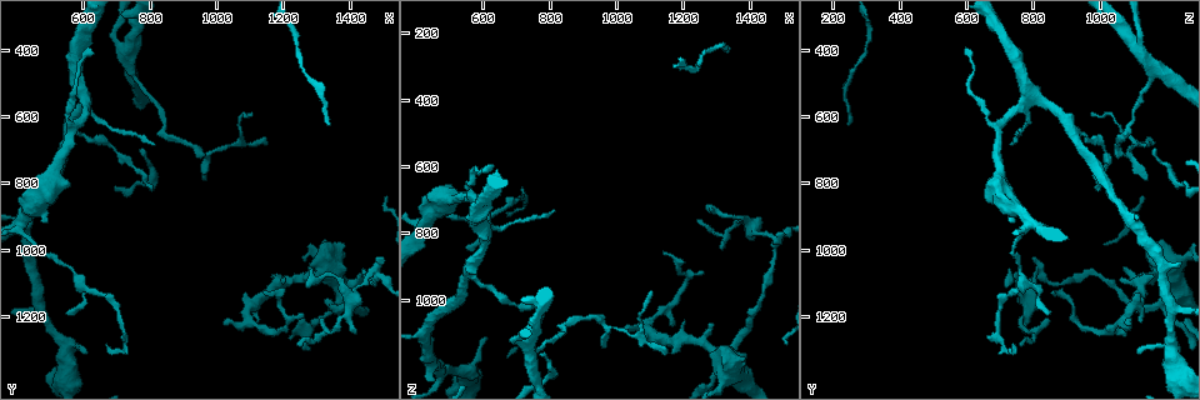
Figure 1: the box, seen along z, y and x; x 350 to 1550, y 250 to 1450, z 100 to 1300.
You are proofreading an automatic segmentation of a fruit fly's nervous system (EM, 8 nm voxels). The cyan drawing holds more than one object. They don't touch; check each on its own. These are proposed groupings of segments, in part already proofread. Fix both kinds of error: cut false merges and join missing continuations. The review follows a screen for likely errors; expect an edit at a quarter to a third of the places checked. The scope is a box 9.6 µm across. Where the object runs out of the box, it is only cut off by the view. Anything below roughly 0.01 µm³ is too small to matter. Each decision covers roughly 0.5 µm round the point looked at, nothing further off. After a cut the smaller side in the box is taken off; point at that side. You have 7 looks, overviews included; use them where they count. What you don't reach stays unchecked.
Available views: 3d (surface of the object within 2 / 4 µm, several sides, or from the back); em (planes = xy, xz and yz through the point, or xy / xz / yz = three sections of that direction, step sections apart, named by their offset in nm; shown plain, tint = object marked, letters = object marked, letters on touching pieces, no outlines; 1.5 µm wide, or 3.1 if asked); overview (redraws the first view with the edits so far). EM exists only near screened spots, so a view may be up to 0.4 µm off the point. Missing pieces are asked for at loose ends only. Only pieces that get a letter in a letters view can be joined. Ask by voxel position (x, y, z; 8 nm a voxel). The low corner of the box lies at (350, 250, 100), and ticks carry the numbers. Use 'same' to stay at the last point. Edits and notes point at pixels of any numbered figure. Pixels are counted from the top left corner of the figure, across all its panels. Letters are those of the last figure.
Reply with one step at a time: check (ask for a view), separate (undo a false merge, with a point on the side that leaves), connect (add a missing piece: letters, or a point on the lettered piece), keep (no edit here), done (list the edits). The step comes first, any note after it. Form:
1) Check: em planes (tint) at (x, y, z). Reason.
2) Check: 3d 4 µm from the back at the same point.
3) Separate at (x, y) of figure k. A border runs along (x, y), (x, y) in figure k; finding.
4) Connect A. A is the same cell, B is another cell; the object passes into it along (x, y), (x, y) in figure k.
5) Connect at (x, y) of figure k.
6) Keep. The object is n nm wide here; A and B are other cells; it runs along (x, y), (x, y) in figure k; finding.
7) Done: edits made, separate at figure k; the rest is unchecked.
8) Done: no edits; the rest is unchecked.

Check: 3d 4 µm at (1310, 1070, 1160). Three arms meet.

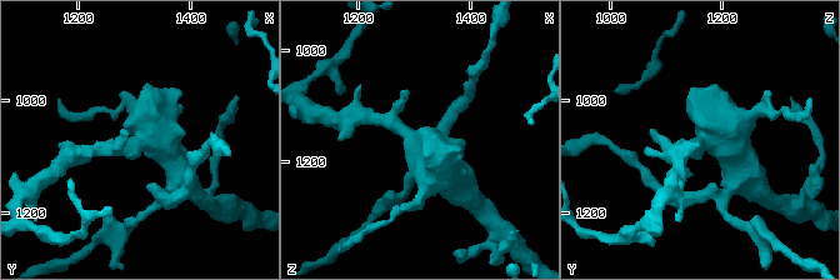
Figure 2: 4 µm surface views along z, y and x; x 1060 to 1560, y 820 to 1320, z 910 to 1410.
Check: em yz step 8 (tint) at (1305, 1070, 1160). Now the EM.

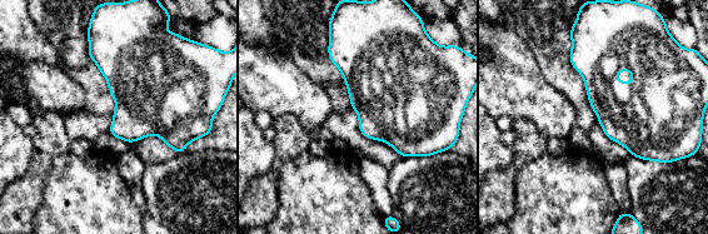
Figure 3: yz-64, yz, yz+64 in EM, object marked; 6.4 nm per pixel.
Check: em planes (letters) at the same point.

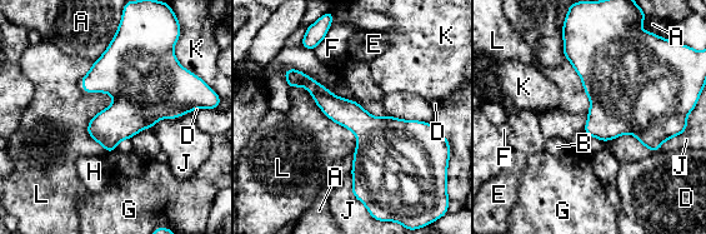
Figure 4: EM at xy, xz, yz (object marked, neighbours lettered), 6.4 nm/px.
Keep. A, B, D, E, F, G, H, J, K and L are other cells; a border runs along (83, 90), (108, 154) in figure 4; continuous, no second neuron.

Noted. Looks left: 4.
Check: 3d 2 µm at (1320, 1210, 840). Free end.

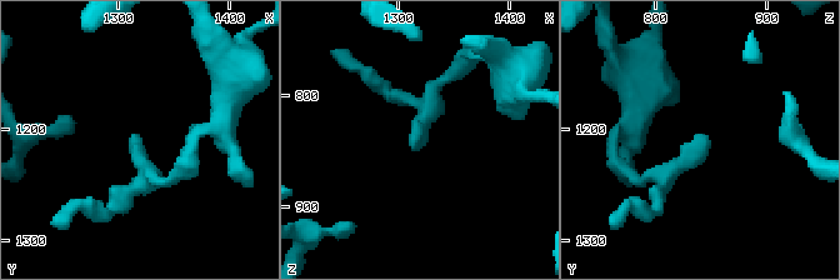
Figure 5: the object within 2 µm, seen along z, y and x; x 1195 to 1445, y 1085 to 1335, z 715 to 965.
Check: em planes (plain) at (1318, 1208, 842).

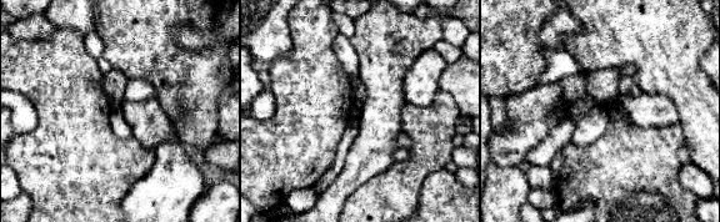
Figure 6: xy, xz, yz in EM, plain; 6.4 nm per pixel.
Check: em planes (letters) at the same point.

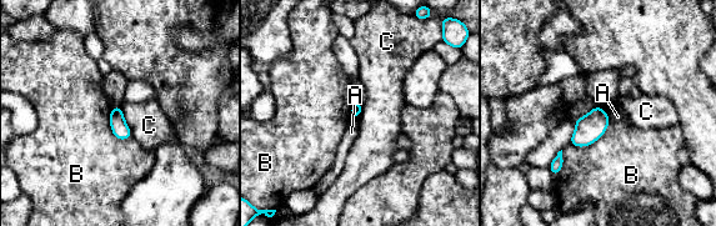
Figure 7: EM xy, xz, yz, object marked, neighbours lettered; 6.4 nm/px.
Keep. The object is 70 nm wide here; A, B and C are other cells; a border runs along (120, 106), (131, 136) in figure 7; no lettered piece goes on from it.

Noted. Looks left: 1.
Done: no edits; the rest is unchecked.

